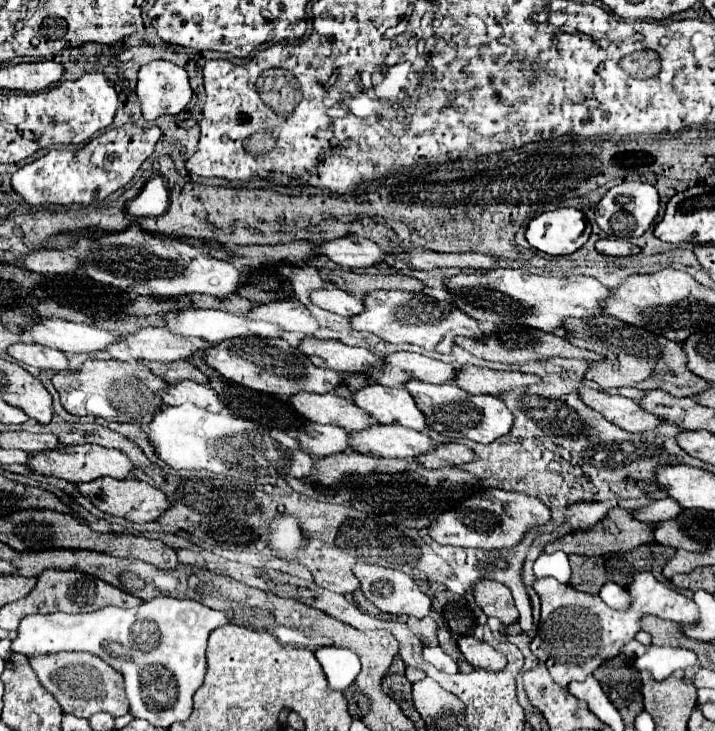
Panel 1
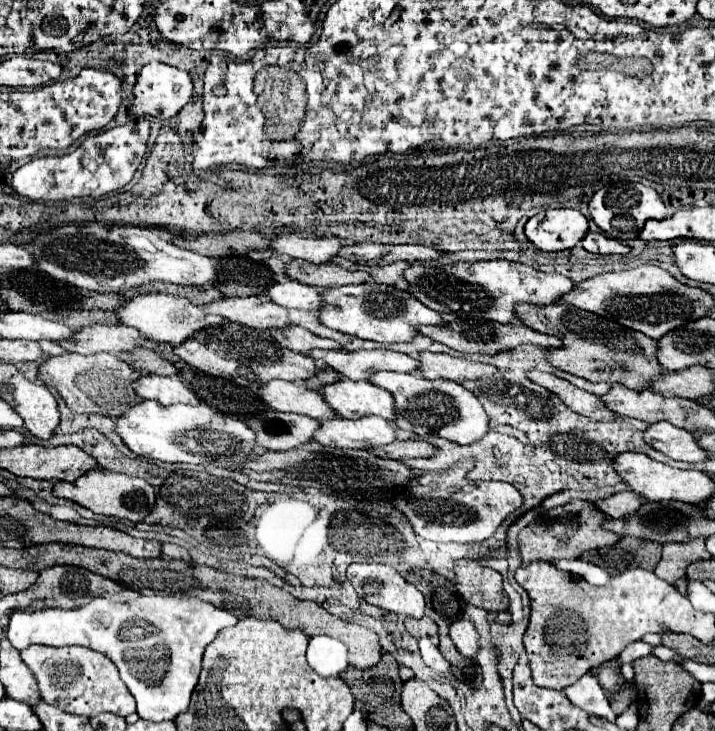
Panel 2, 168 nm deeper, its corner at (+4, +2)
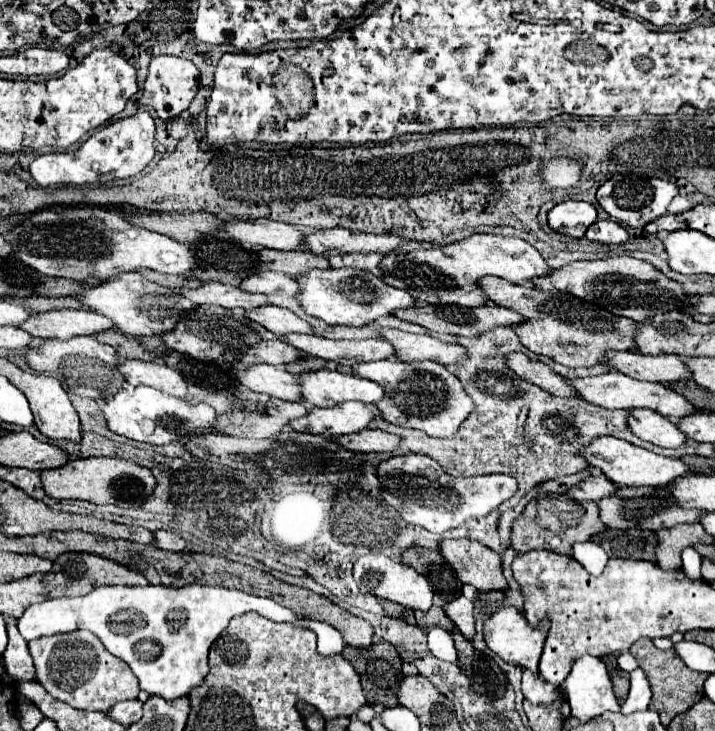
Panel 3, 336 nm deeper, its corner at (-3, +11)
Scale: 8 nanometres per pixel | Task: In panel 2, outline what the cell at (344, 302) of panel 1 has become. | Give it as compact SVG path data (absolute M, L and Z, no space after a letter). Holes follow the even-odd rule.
M281 281L267 289L265 293L273 303L283 305L287 309L307 309L307 311L319 311L323 293L321 289L315 289L313 285L303 285L299 281Z

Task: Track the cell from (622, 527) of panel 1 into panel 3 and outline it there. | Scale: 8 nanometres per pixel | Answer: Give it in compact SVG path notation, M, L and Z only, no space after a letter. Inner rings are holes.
M564 494L544 496L540 500L530 500L524 508L524 512L512 522L512 534L510 542L516 552L528 552L528 550L552 550L570 556L572 546L576 542L584 542L590 536L602 532L606 526L602 524L598 516L598 504L596 502L576 502L566 498Z

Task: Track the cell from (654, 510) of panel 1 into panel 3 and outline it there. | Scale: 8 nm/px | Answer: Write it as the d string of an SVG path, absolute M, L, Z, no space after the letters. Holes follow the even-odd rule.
M588 476L586 480L582 480L582 484L576 484L574 488L570 488L566 496L578 502L588 502L588 500L600 500L604 496L612 496L614 492L616 492L616 486L604 476Z

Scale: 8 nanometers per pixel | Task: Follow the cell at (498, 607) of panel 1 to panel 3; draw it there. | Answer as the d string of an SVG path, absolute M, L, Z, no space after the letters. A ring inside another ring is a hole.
M470 538L442 540L440 552L464 584L470 584L480 592L506 590L500 554L490 550L488 546Z

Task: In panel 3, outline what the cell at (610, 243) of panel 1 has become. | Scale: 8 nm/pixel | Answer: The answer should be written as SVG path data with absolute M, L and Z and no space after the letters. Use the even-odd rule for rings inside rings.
M596 220L586 230L586 238L596 240L596 242L604 242L604 244L622 244L628 240L628 232L612 220Z

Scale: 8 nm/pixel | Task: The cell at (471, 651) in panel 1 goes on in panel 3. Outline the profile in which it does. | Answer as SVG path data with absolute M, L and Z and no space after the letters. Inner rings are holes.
M458 596L458 598L454 598L452 602L448 602L444 606L444 612L456 624L456 628L462 632L464 638L470 640L476 634L476 630L474 630L476 620L474 620L474 604L472 604L472 600L468 600L466 596Z

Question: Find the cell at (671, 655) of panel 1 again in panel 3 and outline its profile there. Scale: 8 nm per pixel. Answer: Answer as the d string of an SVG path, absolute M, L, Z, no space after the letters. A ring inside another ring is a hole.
M640 668L634 670L630 674L630 694L628 694L626 702L622 704L622 712L632 714L636 710L646 710L650 704L650 696L652 696L652 690L650 690L650 684L648 684L644 672Z

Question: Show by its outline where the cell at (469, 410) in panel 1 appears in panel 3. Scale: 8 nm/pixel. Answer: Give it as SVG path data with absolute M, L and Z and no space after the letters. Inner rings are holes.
M380 360L356 366L356 376L374 380L386 390L386 396L376 404L380 416L396 426L416 428L436 438L450 438L474 410L472 400L462 388L462 382L442 364L436 362L400 362Z

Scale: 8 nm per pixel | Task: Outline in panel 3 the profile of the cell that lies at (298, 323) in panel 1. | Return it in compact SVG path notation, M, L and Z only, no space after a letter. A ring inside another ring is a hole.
M204 282L202 286L190 290L182 288L180 296L186 296L194 304L216 304L222 308L242 308L242 310L252 310L258 306L264 306L268 300L264 294L250 294L240 288L220 284L220 282Z

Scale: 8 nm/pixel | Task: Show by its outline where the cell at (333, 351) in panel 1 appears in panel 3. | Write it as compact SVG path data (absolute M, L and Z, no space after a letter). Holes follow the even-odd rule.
M264 304L260 308L254 308L250 312L246 312L246 316L258 324L262 324L266 330L274 332L276 336L284 336L290 332L302 332L302 334L312 334L312 326L308 326L302 318L298 318L294 312L280 308L280 306L272 306L272 304Z

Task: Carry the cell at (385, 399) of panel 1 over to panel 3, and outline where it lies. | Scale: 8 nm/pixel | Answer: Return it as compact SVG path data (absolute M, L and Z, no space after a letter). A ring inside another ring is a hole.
M326 368L300 374L298 384L302 388L302 400L322 408L348 400L378 404L384 398L384 390L372 380Z

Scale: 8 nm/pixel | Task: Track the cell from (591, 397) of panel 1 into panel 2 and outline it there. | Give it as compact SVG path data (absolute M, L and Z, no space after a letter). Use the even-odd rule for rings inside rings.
M529 371L527 377L533 383L543 385L555 395L559 395L559 399L579 415L585 415L589 419L599 419L599 421L613 421L615 417L619 417L617 413L611 413L611 409L607 409L603 401L599 401L599 395L583 391L565 379L559 379L551 373L541 373L541 371Z

